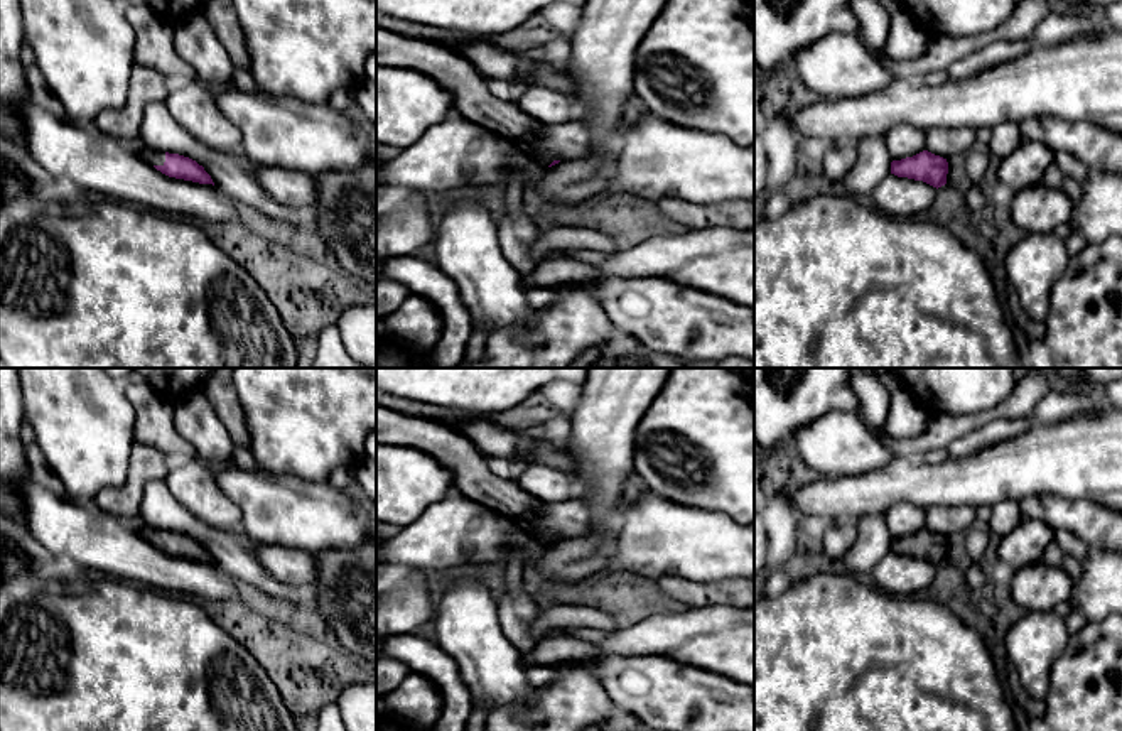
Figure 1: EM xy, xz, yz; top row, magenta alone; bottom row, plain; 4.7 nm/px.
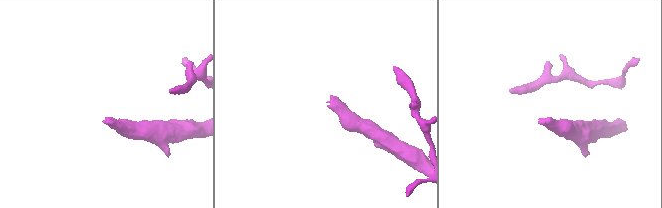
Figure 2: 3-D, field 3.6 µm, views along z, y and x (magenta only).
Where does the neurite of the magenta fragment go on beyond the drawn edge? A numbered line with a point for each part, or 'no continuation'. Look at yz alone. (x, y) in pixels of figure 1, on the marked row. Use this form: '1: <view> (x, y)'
no continuation

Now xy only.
1: xy (154, 157)

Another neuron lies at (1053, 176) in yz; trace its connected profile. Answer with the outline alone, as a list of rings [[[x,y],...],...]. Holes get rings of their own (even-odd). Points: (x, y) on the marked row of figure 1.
[[[1055,162],[1044,169],[1041,184],[1063,191],[1073,204],[1080,201],[1080,182],[1066,176]]]

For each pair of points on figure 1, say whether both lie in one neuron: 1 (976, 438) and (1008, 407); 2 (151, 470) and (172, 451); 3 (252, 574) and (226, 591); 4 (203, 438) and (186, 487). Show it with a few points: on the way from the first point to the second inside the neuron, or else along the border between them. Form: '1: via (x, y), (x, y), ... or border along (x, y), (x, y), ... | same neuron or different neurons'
1: border along (1028, 417), (997, 417), (991, 421) | different neurons
2: border along (134, 441), (162, 451), (172, 461) | different neurons
3: border along (215, 563), (233, 581) | different neurons
4: border along (196, 458), (215, 468) | different neurons

